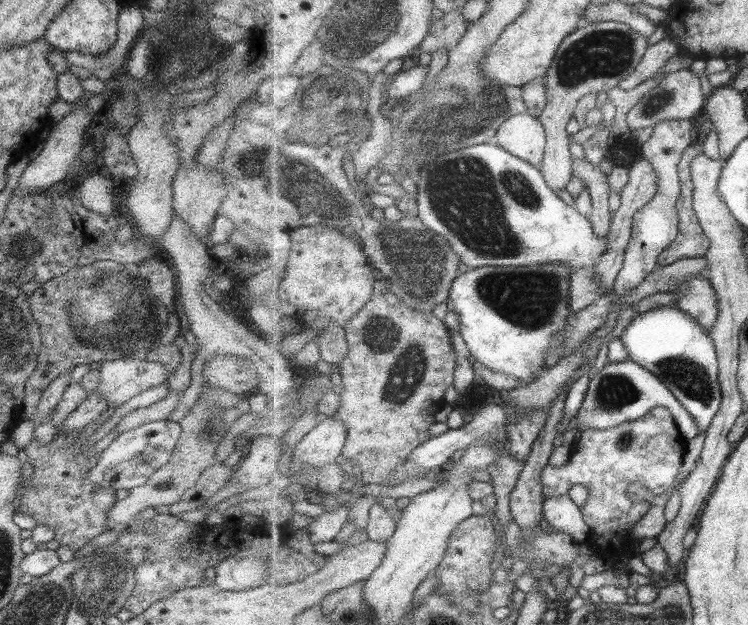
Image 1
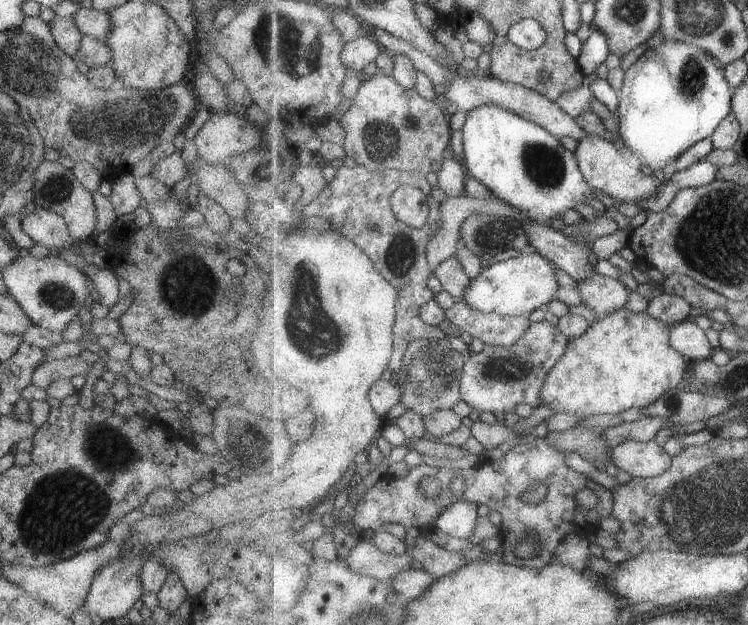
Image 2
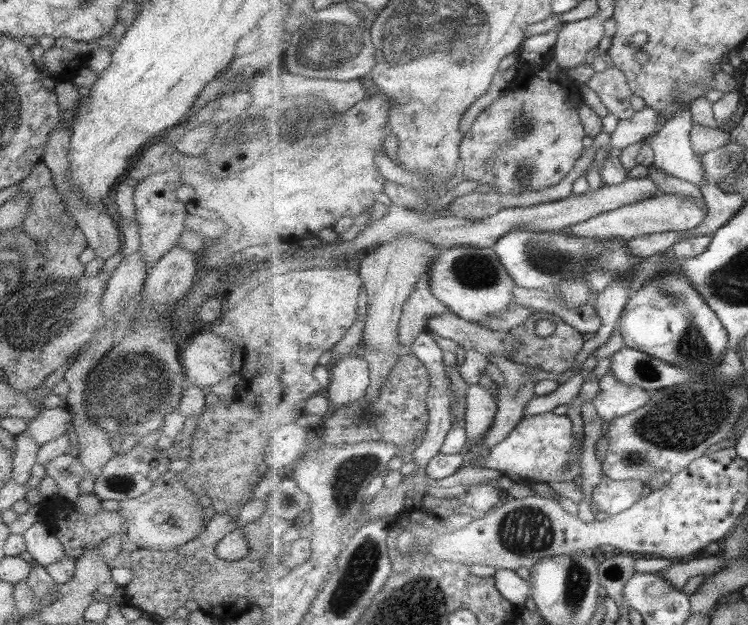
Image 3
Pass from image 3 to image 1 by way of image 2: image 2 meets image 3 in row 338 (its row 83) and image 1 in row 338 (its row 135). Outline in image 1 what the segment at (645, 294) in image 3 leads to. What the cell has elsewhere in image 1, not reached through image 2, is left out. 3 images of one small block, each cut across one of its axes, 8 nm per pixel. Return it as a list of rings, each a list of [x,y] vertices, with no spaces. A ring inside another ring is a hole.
[[[667,305],[641,313],[629,324],[620,340],[625,345],[630,359],[640,363],[647,370],[653,371],[653,374],[662,379],[673,395],[680,400],[681,405],[695,417],[701,429],[701,434],[687,443],[685,461],[673,487],[665,491],[663,495],[655,496],[649,513],[633,527],[629,539],[631,543],[635,543],[643,537],[657,538],[665,530],[668,524],[665,520],[665,506],[671,494],[677,490],[677,486],[689,477],[697,466],[697,460],[701,458],[706,443],[708,428],[724,402],[724,392],[720,384],[719,358],[717,358],[717,347],[713,343],[712,334],[691,314],[680,310],[677,306]]]

